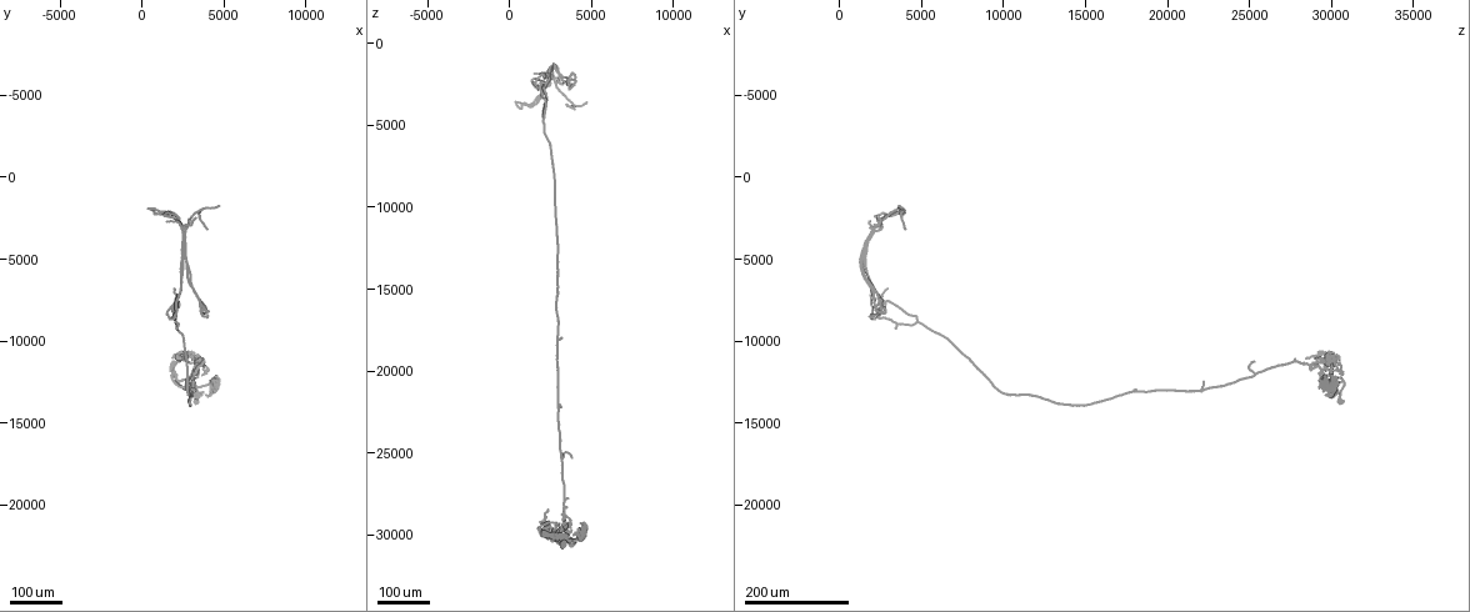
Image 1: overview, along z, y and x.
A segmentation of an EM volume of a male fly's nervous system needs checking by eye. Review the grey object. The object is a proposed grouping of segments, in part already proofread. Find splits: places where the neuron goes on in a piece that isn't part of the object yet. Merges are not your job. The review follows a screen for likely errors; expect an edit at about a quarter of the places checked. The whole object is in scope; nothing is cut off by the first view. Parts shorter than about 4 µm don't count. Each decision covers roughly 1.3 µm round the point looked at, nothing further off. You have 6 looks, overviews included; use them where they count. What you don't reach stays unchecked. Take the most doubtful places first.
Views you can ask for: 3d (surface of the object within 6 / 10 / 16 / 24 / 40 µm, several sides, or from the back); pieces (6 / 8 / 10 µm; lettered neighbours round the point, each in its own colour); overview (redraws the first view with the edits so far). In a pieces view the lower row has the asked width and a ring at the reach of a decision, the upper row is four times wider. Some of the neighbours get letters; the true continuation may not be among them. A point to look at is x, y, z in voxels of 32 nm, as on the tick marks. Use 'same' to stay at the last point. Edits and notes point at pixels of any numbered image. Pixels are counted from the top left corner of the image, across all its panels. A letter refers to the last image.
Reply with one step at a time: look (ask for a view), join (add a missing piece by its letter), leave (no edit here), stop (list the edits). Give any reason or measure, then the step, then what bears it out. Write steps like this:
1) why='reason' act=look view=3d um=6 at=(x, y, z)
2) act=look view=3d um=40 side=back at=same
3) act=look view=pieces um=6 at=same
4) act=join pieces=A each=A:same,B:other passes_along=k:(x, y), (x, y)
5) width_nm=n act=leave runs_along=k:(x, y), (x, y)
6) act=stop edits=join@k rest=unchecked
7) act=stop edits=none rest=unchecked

why='branch stops here' act=look view=3d um=40 at=(2400, 3200, 2400)

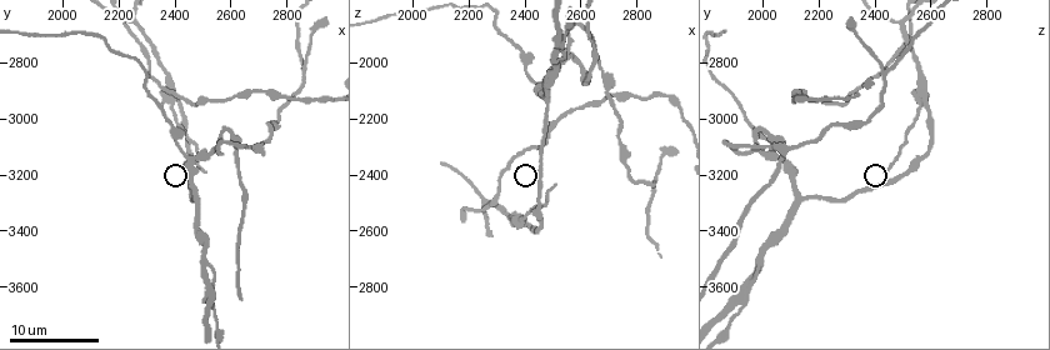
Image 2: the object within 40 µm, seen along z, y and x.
act=look view=pieces um=10 at=(2500, 3200, 2440)

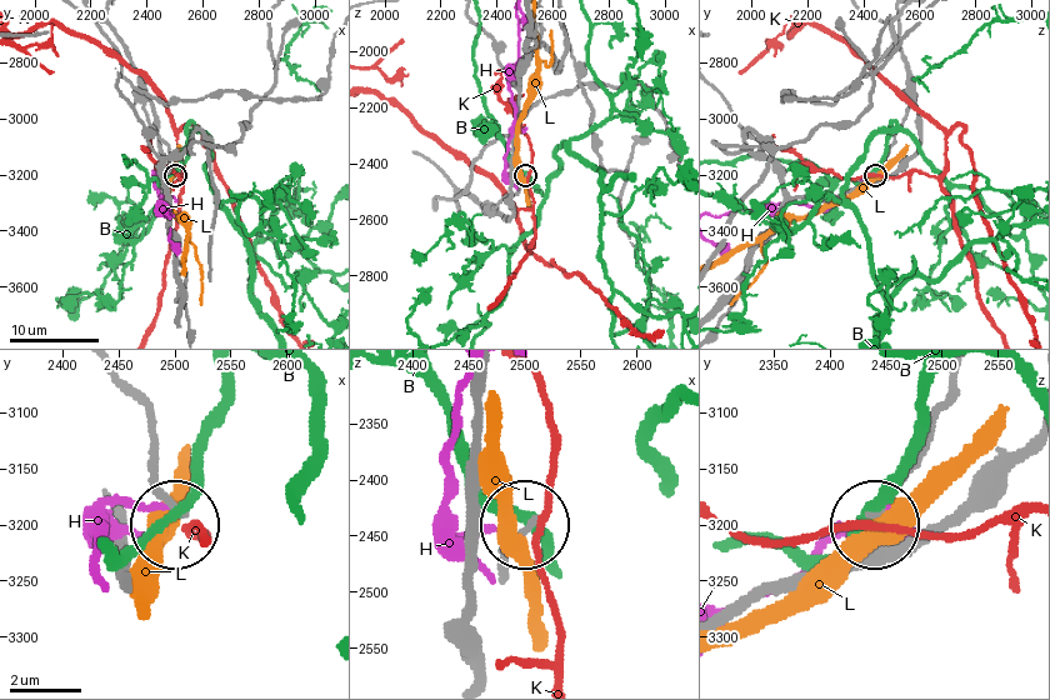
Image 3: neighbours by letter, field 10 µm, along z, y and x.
act=leave each=B:other,H:other,K:other,L:other runs_along=3:(108, 370), (146, 415), (150, 478), (174, 510) found='none of them fits'

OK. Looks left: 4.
why='branch stops here' act=look view=3d um=24 at=(2600, 5000, 1400)

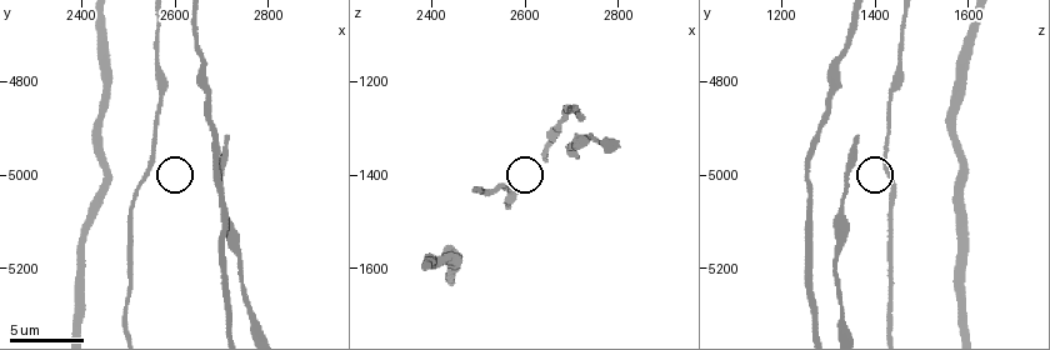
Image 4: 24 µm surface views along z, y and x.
why='see the neighbours' act=look view=pieces um=8 at=(2715, 4920, 1365)

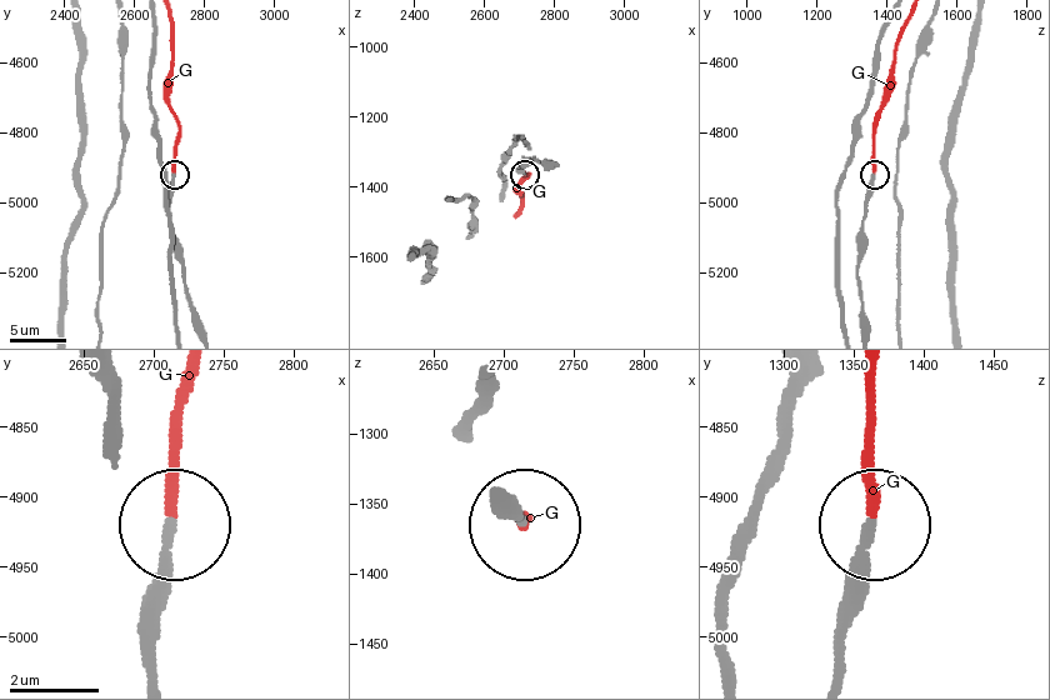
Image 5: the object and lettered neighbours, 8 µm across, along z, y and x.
width_nm=210 act=join pieces=G each=G:same passes_along=5:(156, 641), (168, 421), (183, 376) found='the neuron continues'

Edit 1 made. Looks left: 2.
act=look view=3d um=40 at=(1600, 2800, 2000)

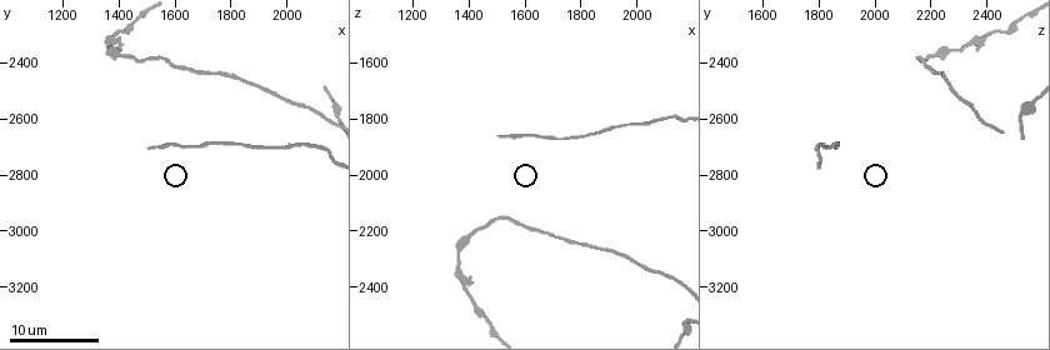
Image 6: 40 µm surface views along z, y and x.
why='what lies round it' act=look view=pieces um=10 at=(1510, 2690, 1850)

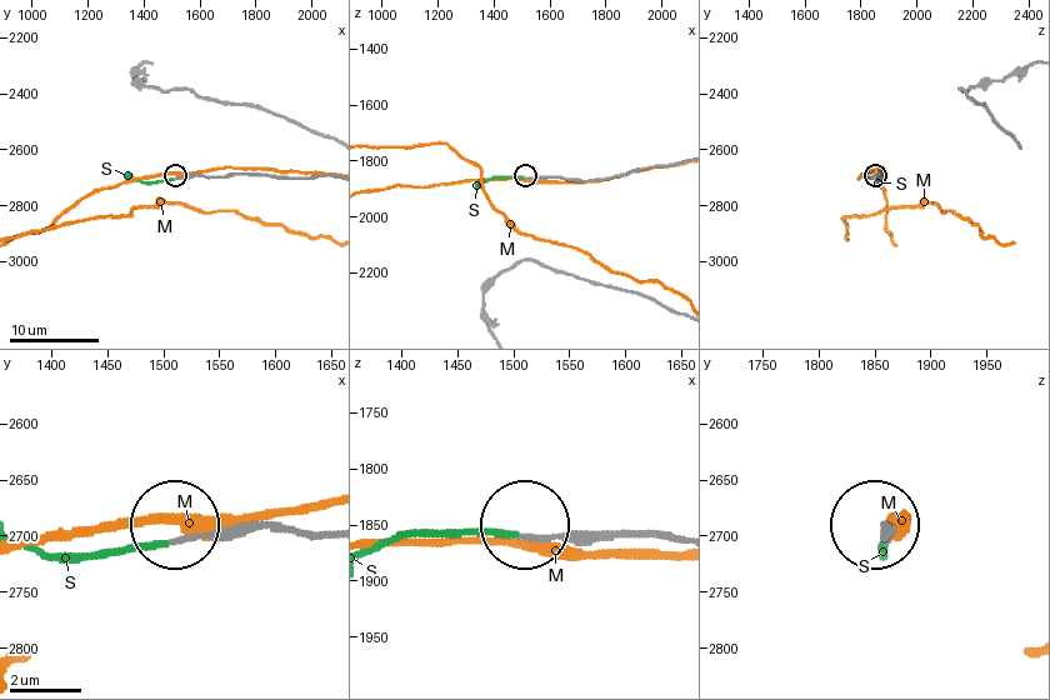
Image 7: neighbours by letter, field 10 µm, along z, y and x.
act=join pieces=S each=M:other,S:same found='it goes on there'

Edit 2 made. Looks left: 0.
act=stop edits=join@5,join@7 rest=unchecked

